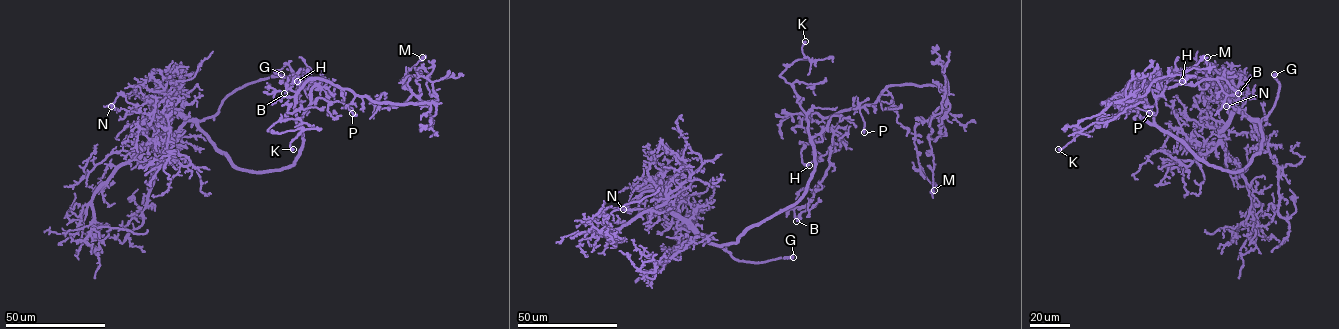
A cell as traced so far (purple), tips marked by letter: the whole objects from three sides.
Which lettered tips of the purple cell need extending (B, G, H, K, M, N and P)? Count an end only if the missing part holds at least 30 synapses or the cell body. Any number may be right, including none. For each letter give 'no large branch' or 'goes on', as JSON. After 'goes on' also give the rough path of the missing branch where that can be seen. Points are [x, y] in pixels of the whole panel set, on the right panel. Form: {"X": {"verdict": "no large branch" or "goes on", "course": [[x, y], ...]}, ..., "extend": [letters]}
{"B": {"verdict": "no large branch"}, "G": {"verdict": "goes on"}, "H": {"verdict": "no large branch"}, "K": {"verdict": "no large branch"}, "M": {"verdict": "no large branch"}, "N": {"verdict": "no large branch"}, "P": {"verdict": "no large branch"}, "extend": ["G"]}

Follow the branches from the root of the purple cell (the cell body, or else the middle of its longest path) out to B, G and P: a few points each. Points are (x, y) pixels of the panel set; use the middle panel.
B: (804, 192), (814, 167), (811, 138), (822, 128), (830, 128), (833, 135), (829, 168), (796, 221)
G: (804, 192), (794, 203), (752, 224), (735, 242), (709, 242), (739, 261), (793, 257)
P: (804, 192), (814, 167), (814, 146), (807, 120), (810, 114), (828, 117), (867, 104), (860, 108), (864, 132)

